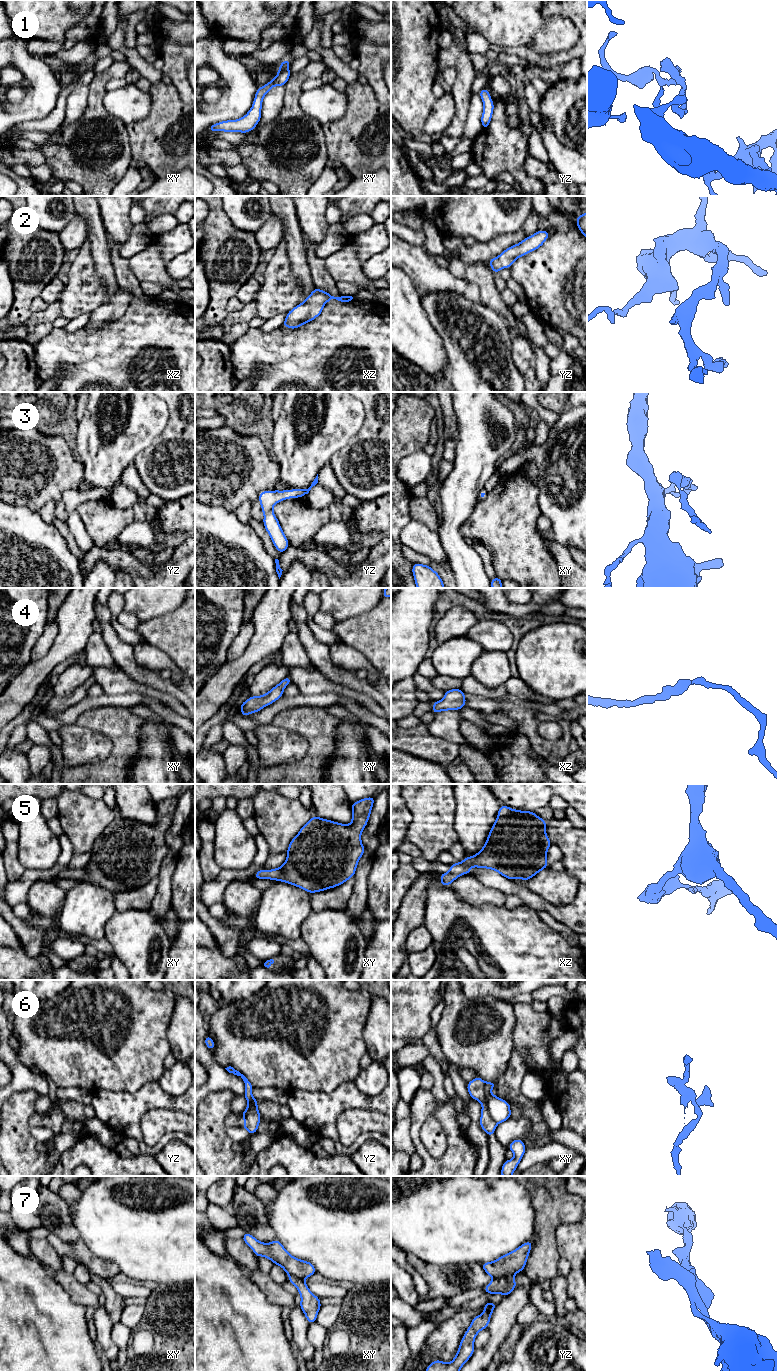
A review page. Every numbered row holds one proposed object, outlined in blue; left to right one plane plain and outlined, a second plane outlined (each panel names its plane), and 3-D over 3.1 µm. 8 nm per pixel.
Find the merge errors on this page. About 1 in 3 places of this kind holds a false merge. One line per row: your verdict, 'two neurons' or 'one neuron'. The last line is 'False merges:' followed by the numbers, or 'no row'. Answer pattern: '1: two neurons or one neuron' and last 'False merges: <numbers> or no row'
1: one neuron
2: one neuron
3: one neuron
4: one neuron
5: one neuron
6: two neurons
7: two neurons
False merges: 6, 7

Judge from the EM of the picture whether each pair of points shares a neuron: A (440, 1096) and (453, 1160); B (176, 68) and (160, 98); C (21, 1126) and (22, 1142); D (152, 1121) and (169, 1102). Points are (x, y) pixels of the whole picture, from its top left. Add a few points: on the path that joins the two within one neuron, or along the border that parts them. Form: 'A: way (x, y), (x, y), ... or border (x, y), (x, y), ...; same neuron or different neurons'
A: border (430, 1090), (440, 1103), (450, 1100); different neurons
B: border (166, 79), (176, 88), (179, 97), (183, 101); different neurons
C: way (21, 1130), (21, 1138); same neuron
D: border (184, 1111), (153, 1108), (143, 1116); different neurons

